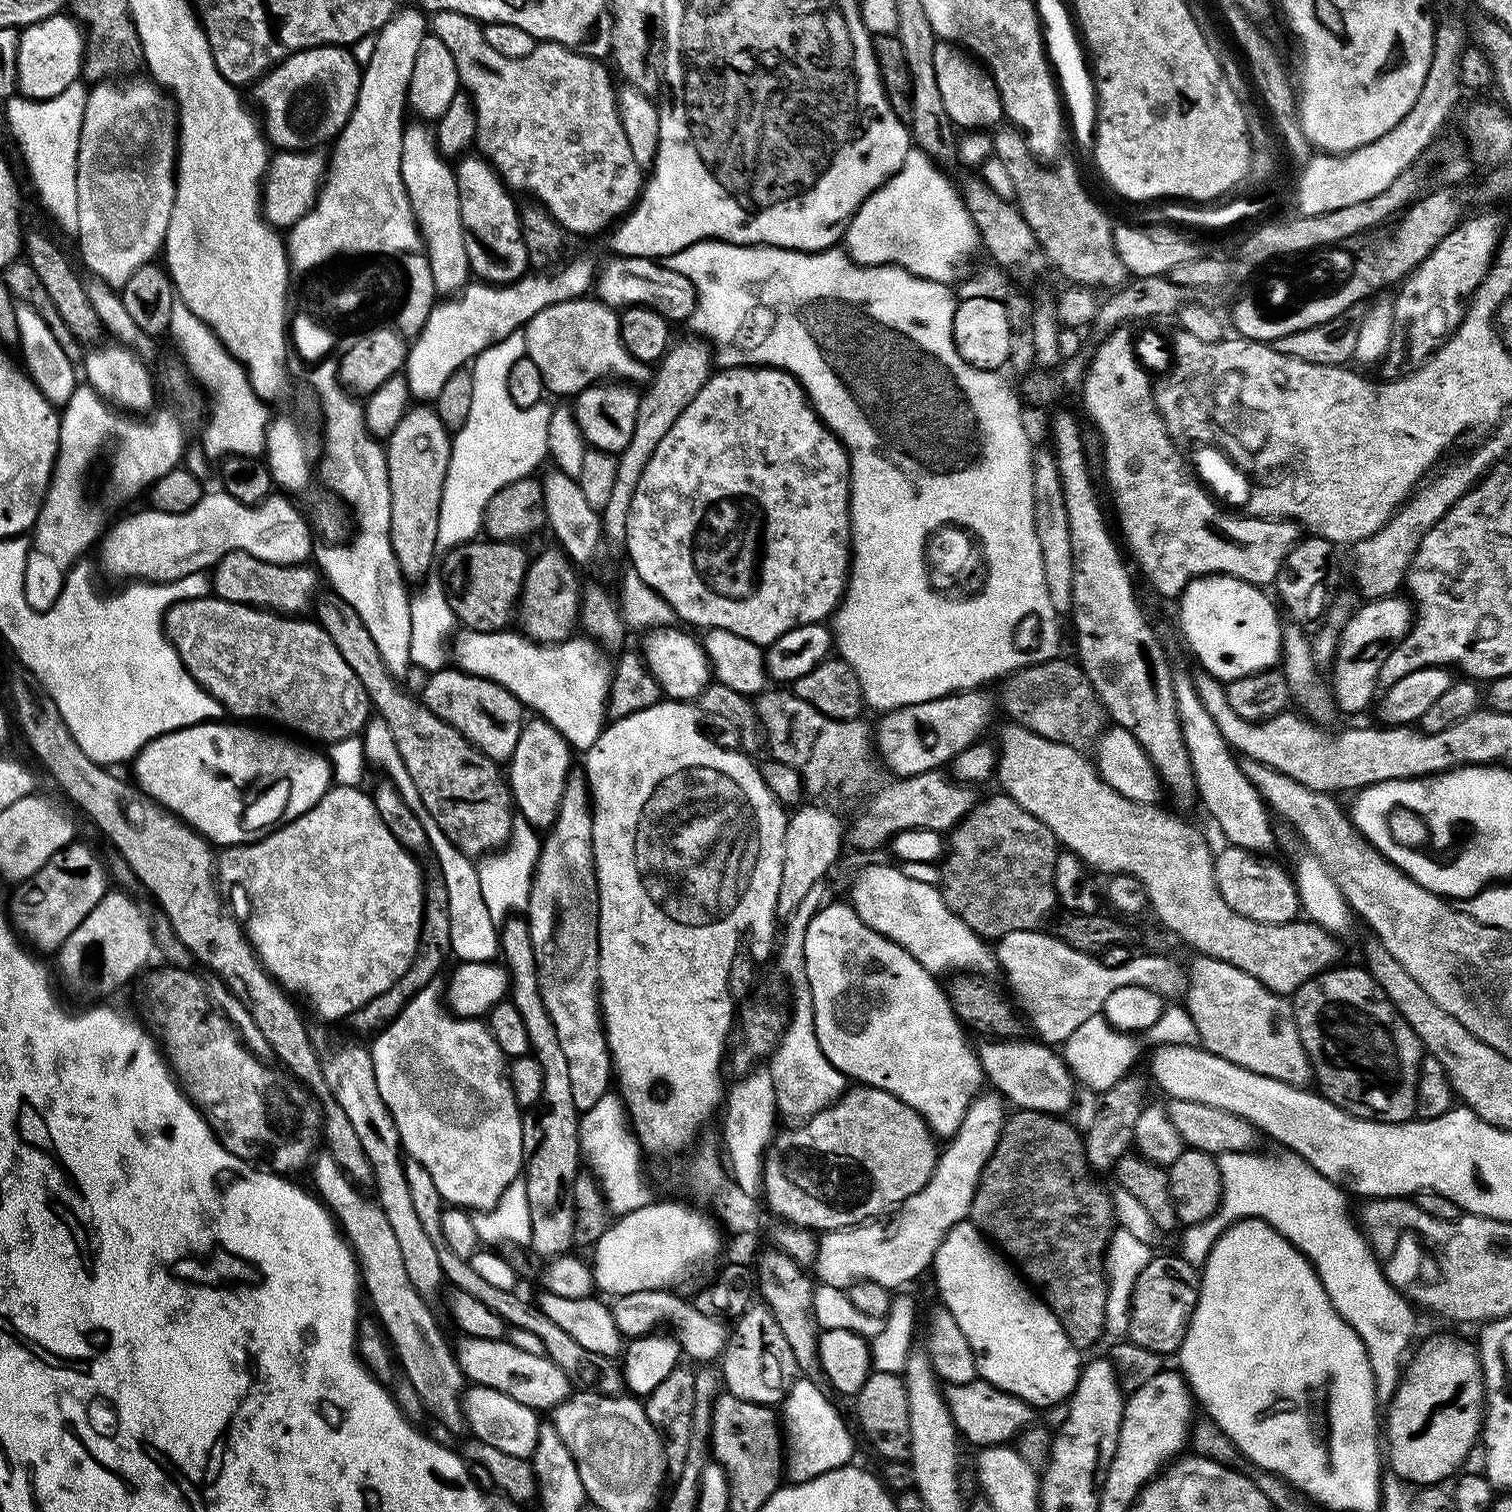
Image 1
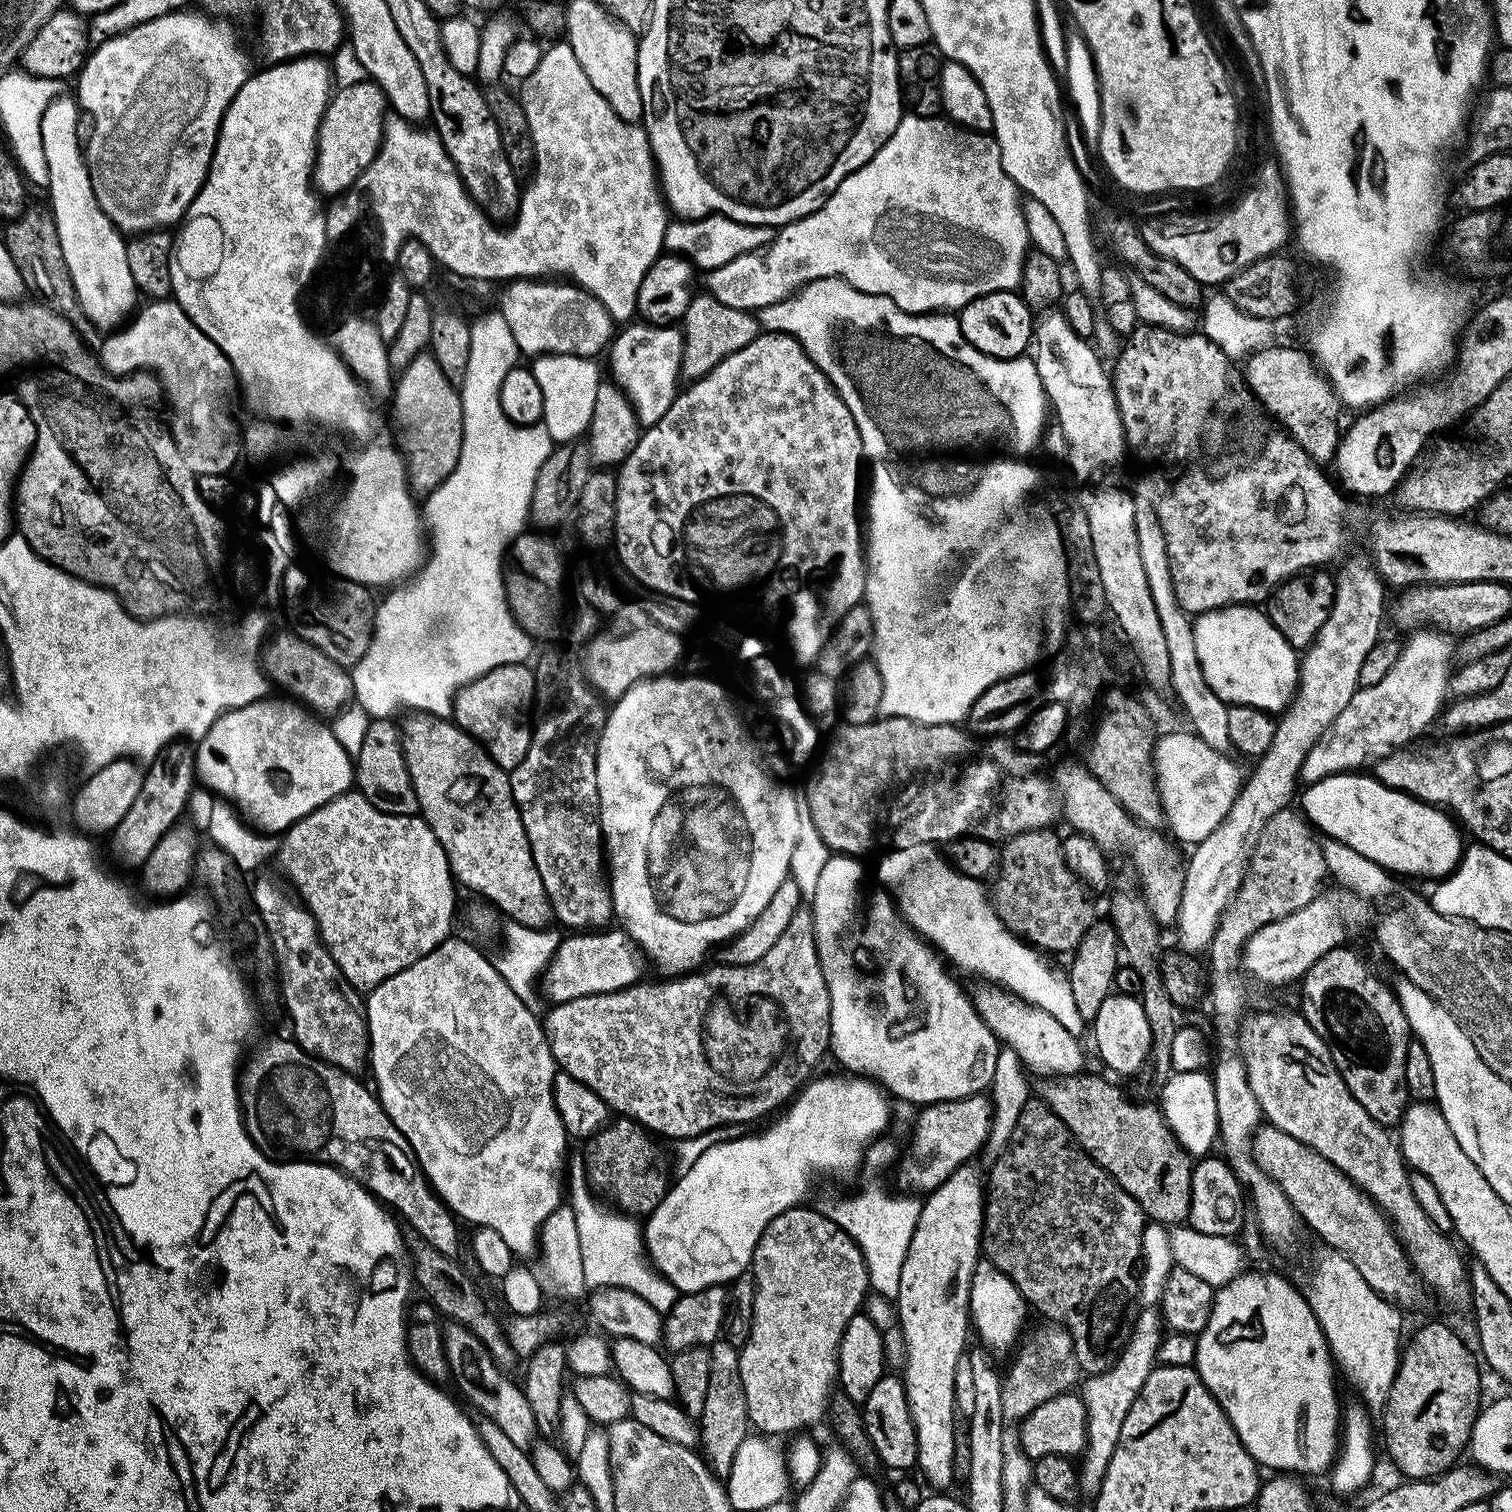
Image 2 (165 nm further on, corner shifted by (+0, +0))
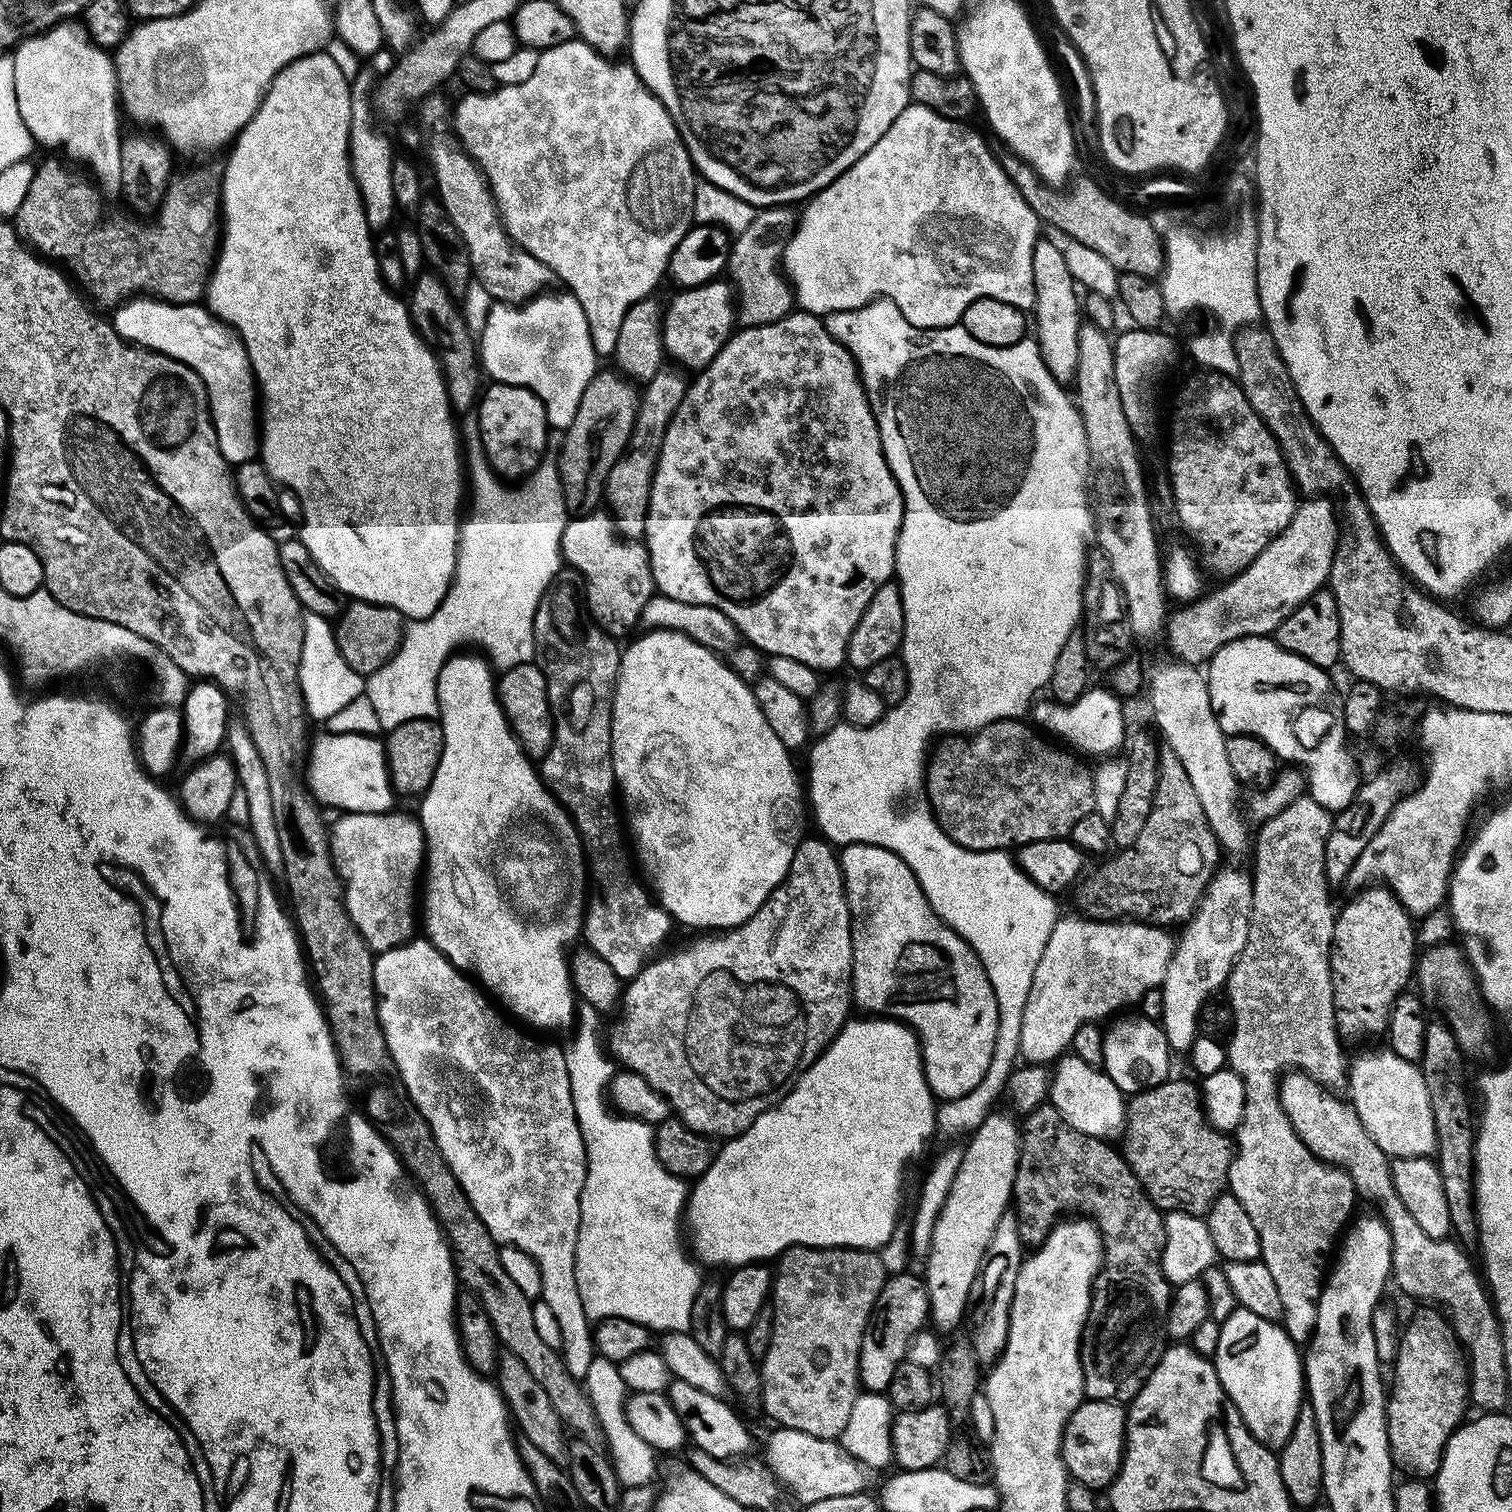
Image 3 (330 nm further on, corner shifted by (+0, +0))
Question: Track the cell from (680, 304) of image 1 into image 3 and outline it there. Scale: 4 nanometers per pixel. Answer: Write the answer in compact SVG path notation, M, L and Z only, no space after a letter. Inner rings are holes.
M915 102L909 103L908 107L902 110L902 114L898 114L898 118L894 118L894 122L890 126L890 130L886 130L886 134L882 134L882 138L878 138L878 142L874 142L874 146L870 146L870 150L866 154L862 154L862 158L858 158L858 162L854 162L854 166L850 166L833 184L827 184L825 188L821 188L815 196L811 197L803 205L802 211L798 216L798 223L795 232L788 237L784 245L784 254L782 257L782 271L788 277L788 282L792 286L794 293L794 300L803 311L812 313L813 316L821 318L827 317L830 312L845 312L846 310L854 310L855 308L864 308L867 304L872 303L873 300L887 298L893 300L902 310L902 314L914 326L919 328L948 328L951 324L959 324L964 319L964 311L966 306L970 306L975 300L982 298L994 298L1002 302L1010 302L1010 306L1015 308L1022 308L1025 310L1035 309L1036 306L1036 287L1034 286L1034 270L1032 269L1032 255L1034 254L1034 246L1038 239L1036 231L1042 228L1041 221L1036 219L1034 210L1030 210L1030 206L1026 206L1026 202L1022 198L1022 194L1018 194L1018 190L1014 186L1014 182L1010 182L1010 178L1006 174L1006 170L1002 170L1002 166L996 161L996 152L993 149L988 149L988 144L975 132L972 128L967 128L967 123L959 120L951 120L946 118L943 112L935 112L926 106L917 104Z

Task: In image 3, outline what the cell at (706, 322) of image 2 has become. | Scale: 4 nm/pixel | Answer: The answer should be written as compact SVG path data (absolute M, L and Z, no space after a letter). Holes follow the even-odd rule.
M795 207L762 208L757 211L754 222L750 222L750 226L746 226L746 230L731 241L726 276L738 297L734 312L743 327L766 326L793 311L794 293L788 277L782 271L782 257L784 245L795 232L797 223Z

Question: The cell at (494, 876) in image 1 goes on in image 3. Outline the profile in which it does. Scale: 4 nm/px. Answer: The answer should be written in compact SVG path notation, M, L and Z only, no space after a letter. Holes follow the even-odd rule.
M581 1003L574 1020L572 1041L564 1048L574 1114L582 1130L582 1142L586 1146L588 1159L586 1182L582 1186L580 1199L580 1229L574 1266L578 1294L582 1294L582 1306L586 1306L589 1321L599 1322L617 1316L645 1324L660 1334L688 1332L691 1310L702 1283L701 1269L690 1255L685 1237L684 1240L680 1237L690 1188L685 1177L674 1175L658 1158L653 1125L610 1110L606 1089L614 1075L614 1060L606 1051L602 1032L600 1036L600 1020L601 1013L594 1006Z

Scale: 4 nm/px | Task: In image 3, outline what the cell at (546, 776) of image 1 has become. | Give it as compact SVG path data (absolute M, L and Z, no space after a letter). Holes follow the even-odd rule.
M575 570L567 574L568 580L557 579L552 587L544 591L544 597L538 602L538 610L534 614L536 656L546 678L554 726L552 745L543 760L539 761L538 771L541 780L568 809L576 823L580 841L584 843L586 868L591 883L597 888L596 897L593 900L591 897L586 904L583 943L592 948L594 954L598 954L622 981L627 982L634 979L644 965L649 963L653 955L651 952L667 938L668 931L674 928L674 921L668 911L654 899L653 893L636 881L634 856L629 845L628 848L624 845L626 832L618 811L618 789L612 765L612 697L616 690L616 676L620 672L622 648L616 645L619 643L613 636L598 627L592 613L588 611L583 576Z

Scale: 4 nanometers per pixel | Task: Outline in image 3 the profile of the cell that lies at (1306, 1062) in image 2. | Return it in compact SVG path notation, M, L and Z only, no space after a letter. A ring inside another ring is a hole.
M1288 1070L1281 1075L1278 1081L1280 1090L1280 1105L1290 1118L1292 1129L1302 1138L1302 1142L1312 1151L1319 1160L1324 1160L1327 1164L1335 1164L1337 1168L1343 1168L1348 1177L1352 1180L1352 1185L1356 1187L1357 1197L1373 1200L1376 1203L1375 1211L1378 1213L1385 1226L1392 1235L1392 1274L1391 1279L1396 1280L1396 1284L1408 1296L1417 1296L1420 1302L1431 1302L1436 1306L1443 1306L1446 1315L1451 1323L1452 1329L1456 1332L1456 1338L1460 1341L1465 1353L1468 1365L1468 1395L1471 1403L1480 1407L1481 1413L1504 1412L1508 1404L1508 1376L1510 1370L1506 1366L1506 1350L1504 1349L1504 1335L1500 1329L1500 1320L1496 1317L1496 1309L1481 1277L1472 1269L1472 1264L1468 1261L1468 1256L1463 1247L1455 1239L1430 1238L1418 1222L1414 1222L1410 1210L1402 1206L1402 1198L1398 1198L1398 1190L1394 1190L1392 1181L1392 1166L1390 1157L1376 1145L1374 1138L1366 1134L1358 1114L1353 1110L1351 1103L1347 1099L1339 1100L1335 1091L1329 1090L1317 1080L1307 1076L1305 1072L1299 1070Z

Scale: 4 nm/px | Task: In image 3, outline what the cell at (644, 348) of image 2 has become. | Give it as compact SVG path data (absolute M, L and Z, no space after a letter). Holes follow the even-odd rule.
M717 278L696 288L677 291L672 301L667 301L660 325L664 350L677 365L685 369L699 370L708 365L722 350L734 331L734 289L731 283Z

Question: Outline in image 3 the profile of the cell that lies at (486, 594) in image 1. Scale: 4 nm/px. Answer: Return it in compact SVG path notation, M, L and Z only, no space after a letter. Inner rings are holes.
M597 510L585 516L572 516L562 534L560 554L569 569L583 576L588 611L602 631L621 638L641 623L643 607L654 592L651 587L632 588L632 576L645 581L651 577L648 548L639 539L621 536L611 512Z

